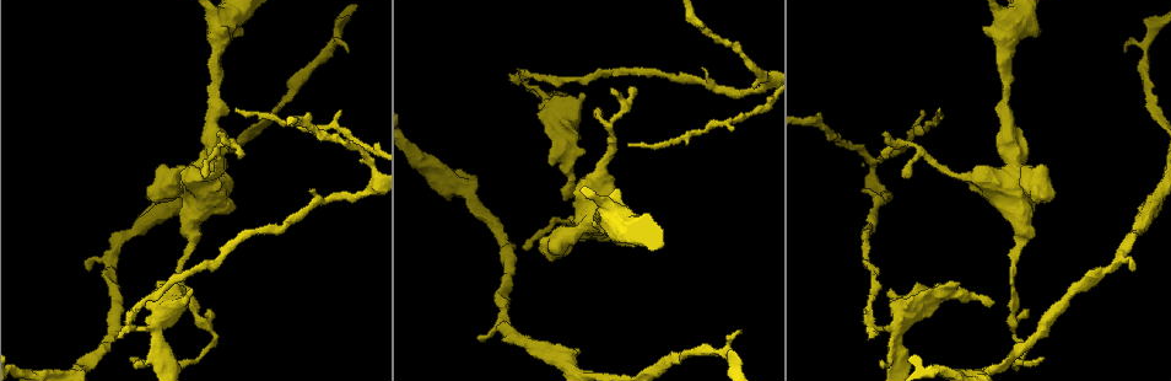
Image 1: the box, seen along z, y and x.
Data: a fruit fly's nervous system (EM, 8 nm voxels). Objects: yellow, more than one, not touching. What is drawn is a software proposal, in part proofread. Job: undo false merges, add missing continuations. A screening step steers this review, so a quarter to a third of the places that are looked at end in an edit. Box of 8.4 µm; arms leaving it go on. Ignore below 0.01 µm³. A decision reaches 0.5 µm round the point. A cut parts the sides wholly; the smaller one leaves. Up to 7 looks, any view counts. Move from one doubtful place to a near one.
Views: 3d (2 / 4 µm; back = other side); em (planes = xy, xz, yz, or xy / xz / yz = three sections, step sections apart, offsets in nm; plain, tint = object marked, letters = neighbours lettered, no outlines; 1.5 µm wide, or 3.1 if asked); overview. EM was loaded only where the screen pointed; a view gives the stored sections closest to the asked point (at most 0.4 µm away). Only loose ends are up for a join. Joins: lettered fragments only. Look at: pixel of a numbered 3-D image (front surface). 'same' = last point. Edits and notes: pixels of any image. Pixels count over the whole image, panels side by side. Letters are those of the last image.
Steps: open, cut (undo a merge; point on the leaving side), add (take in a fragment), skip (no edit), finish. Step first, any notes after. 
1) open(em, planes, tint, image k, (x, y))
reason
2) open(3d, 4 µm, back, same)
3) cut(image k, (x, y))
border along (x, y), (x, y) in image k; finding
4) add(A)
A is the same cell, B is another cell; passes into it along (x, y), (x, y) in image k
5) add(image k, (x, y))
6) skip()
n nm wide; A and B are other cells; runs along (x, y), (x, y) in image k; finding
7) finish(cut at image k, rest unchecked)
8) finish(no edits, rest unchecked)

open(em, planes, letters, image 1, (210, 312))
branch stops here

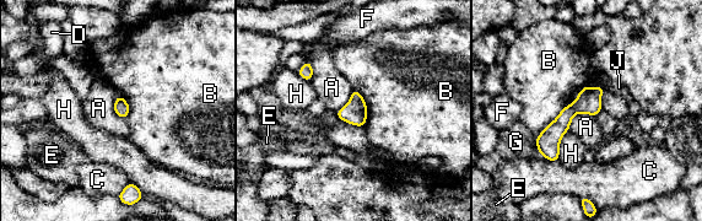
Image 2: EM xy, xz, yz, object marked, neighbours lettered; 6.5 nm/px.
skip()
A, B, C, D, E, F, G, H and J are other cells; runs along (599, 90), (563, 119), (544, 152) in image 2; none of them fits

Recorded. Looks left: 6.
open(3d, 4 µm, image 1, (546, 100))
thin arm on a thick one

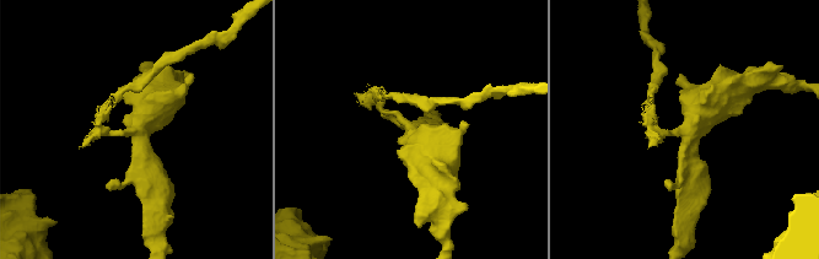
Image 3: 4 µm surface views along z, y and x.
open(em, planes, letters, image 3, (412, 129))
3 arms; shape alone is not enough

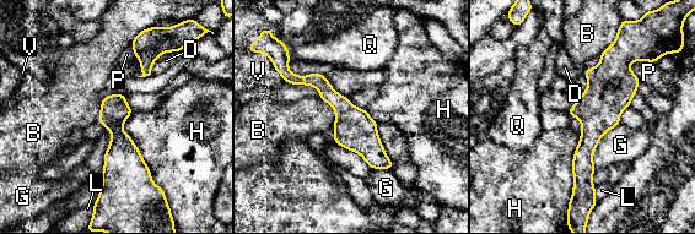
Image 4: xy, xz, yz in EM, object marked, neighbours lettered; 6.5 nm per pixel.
skip()
190 nm wide; B, D, G, H, L, P, Q and V are other cells; border along (132, 112), (123, 130), (162, 188) in image 4; all the same cell

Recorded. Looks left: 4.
open(3d, 2 µm, image 1, (234, 154))
tapers out

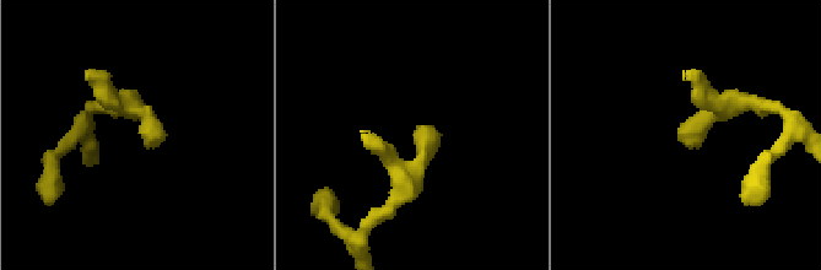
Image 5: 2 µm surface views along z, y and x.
open(em, xy, step 8, letters, image 5, (417, 128))

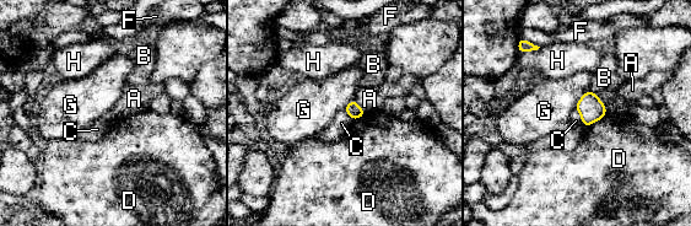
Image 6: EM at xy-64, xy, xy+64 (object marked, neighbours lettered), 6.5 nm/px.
open(em, planes, letters, same)

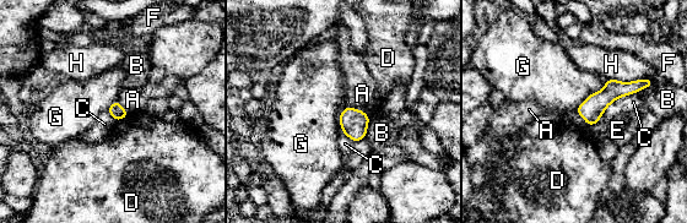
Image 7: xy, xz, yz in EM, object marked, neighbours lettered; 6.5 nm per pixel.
skip()
A, B, C, D, E, F, G and H are other cells; runs along (647, 82), (612, 90), (580, 110) in image 7; none of them fits

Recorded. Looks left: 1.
finish(no edits, rest unchecked)

